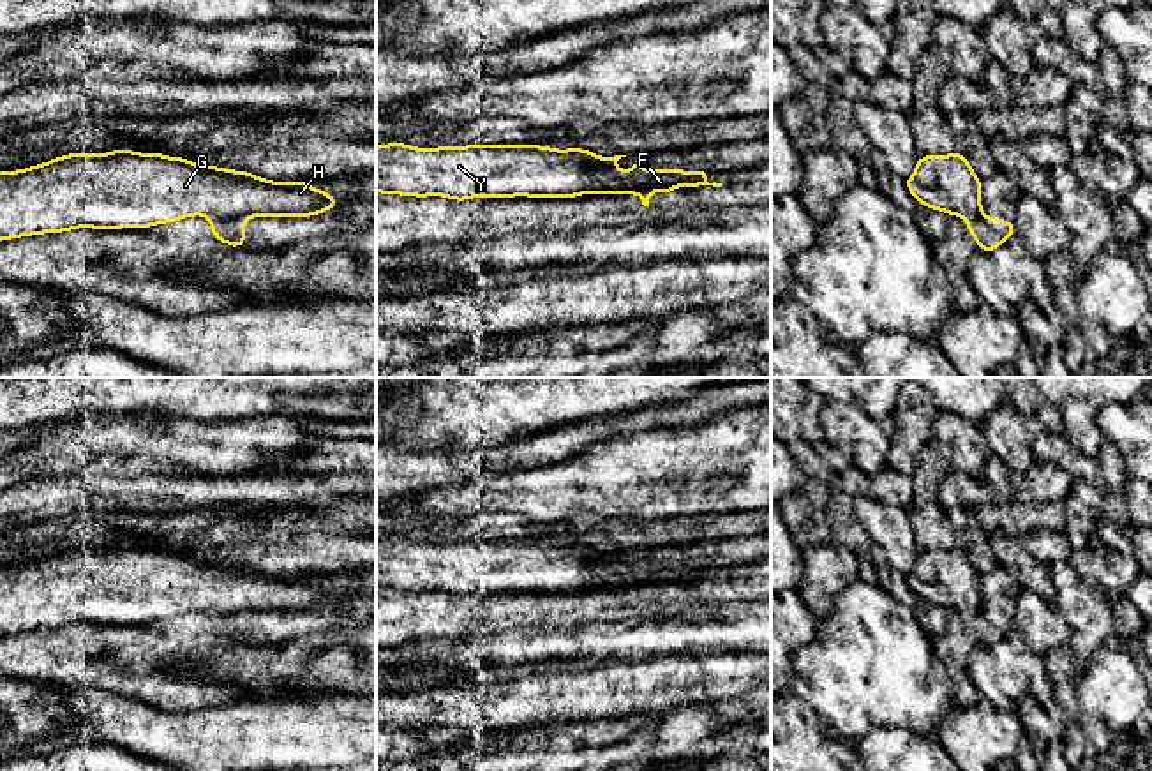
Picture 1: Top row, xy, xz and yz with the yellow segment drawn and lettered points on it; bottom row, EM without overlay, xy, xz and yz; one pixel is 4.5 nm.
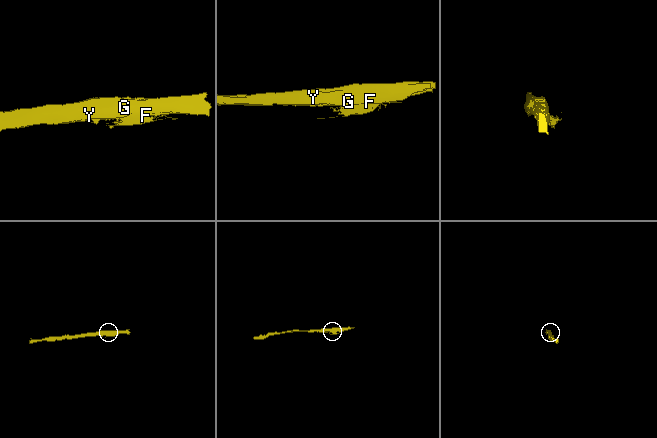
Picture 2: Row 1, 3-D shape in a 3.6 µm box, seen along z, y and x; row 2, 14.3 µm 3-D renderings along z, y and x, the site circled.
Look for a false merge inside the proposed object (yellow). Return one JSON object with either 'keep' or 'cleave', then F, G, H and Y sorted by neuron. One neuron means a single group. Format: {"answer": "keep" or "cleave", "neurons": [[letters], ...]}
{"answer": "cleave", "neurons": [["F"], ["G", "H", "Y"]]}

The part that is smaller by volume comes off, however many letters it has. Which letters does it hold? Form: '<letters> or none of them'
F

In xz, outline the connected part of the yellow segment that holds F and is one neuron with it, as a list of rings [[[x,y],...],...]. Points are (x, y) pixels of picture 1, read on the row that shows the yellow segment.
[[[630,169],[625,173],[610,175],[612,180],[628,178],[632,182],[626,189],[603,189],[603,191],[586,191],[584,194],[639,194],[642,198],[642,205],[649,206],[649,194],[653,191],[660,191],[669,194],[676,187],[699,187],[699,185],[713,185],[722,187],[722,183],[709,183],[704,175],[686,173],[683,169]]]

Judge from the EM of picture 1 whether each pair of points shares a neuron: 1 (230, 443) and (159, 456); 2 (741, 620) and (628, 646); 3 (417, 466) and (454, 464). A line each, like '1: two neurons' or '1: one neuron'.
1: one neuron
2: one neuron
3: one neuron

